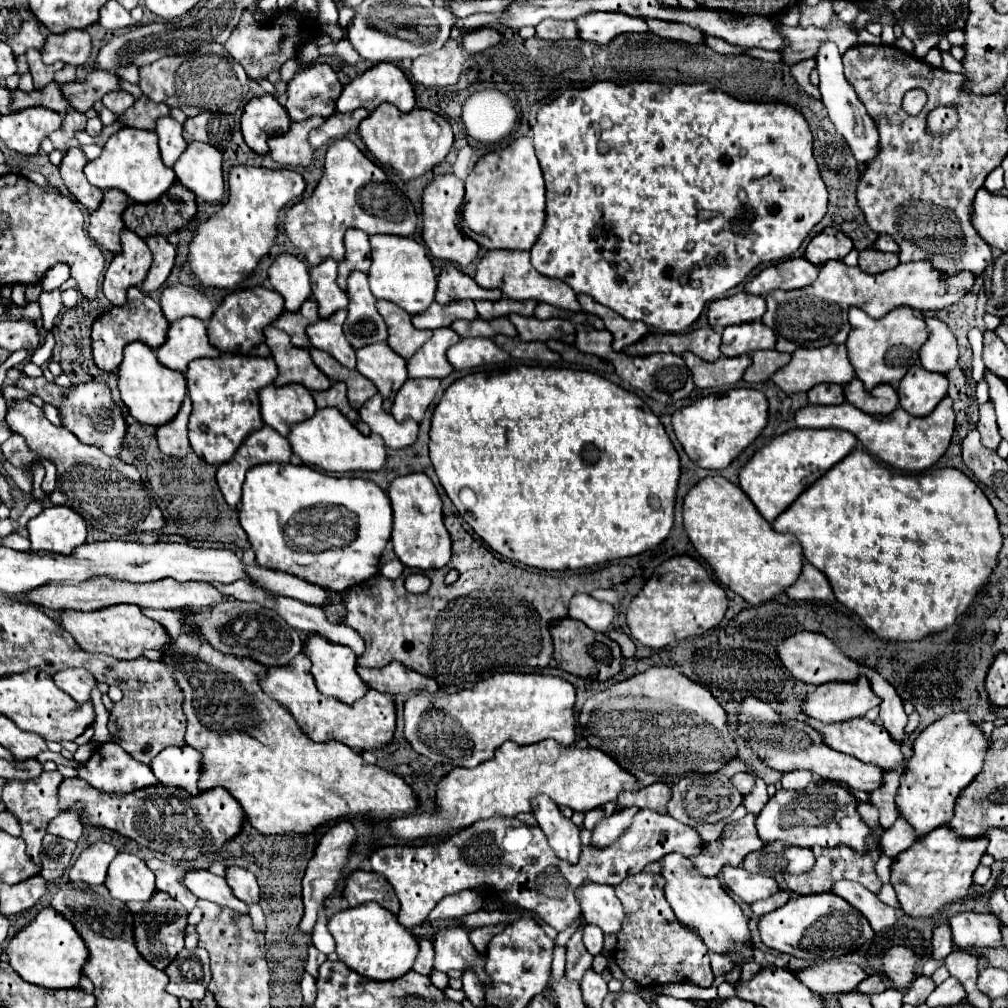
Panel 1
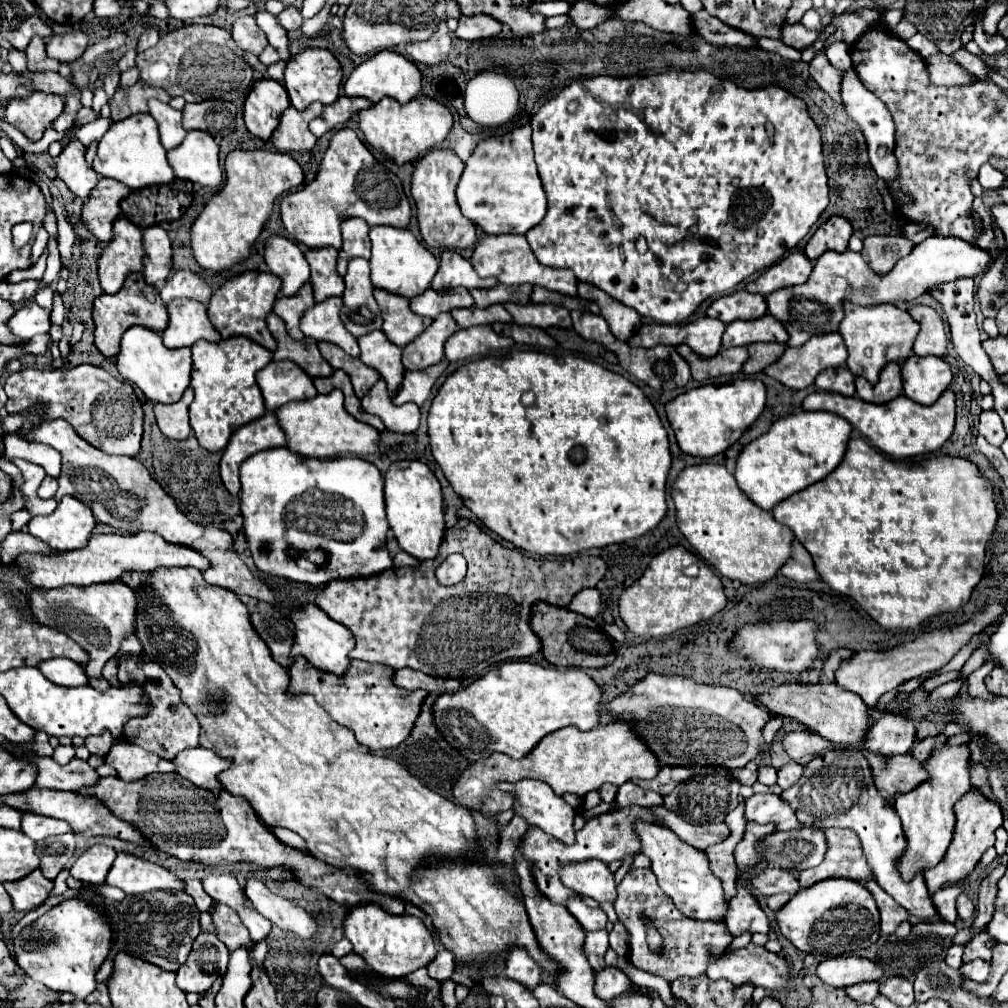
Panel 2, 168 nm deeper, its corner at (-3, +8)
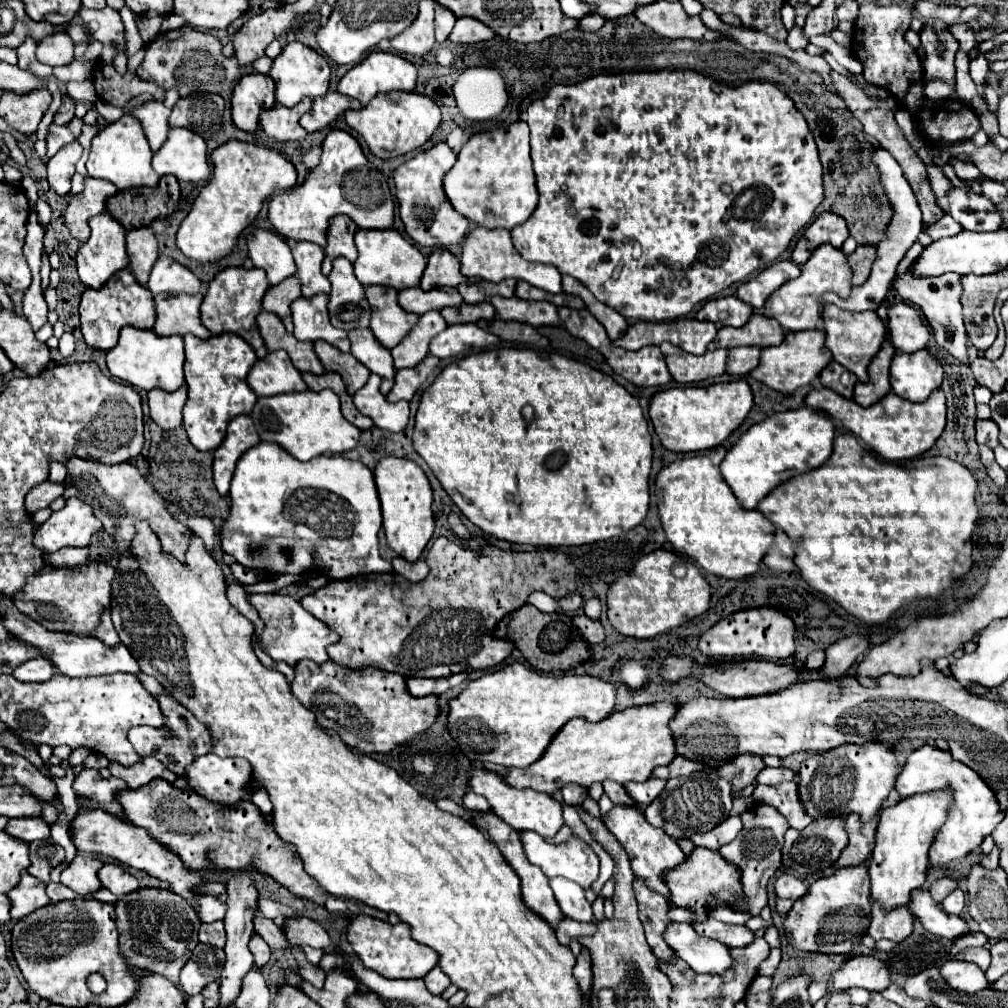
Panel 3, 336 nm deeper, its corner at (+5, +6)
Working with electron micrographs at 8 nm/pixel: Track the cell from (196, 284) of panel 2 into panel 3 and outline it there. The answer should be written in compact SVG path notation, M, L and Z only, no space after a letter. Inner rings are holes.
M159 255L153 269L151 269L147 289L155 295L157 293L195 295L201 291L201 281L187 267L177 263L175 259L171 259L167 255Z

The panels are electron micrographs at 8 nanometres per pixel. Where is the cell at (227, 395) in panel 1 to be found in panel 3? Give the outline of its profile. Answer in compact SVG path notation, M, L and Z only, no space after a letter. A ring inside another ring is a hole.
M221 333L209 339L195 335L185 337L185 381L189 399L183 409L183 421L189 441L199 451L215 451L227 433L229 421L237 415L251 413L257 395L251 391L245 377L255 361L253 347L235 333Z

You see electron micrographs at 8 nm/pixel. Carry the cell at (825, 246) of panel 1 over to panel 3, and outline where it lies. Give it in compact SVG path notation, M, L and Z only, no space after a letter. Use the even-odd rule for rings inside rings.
M821 213L809 225L809 229L803 233L803 237L797 241L797 247L793 251L793 261L797 263L799 253L807 255L823 243L829 243L829 245L839 249L847 237L849 237L849 231L847 231L843 217L839 217L835 213Z

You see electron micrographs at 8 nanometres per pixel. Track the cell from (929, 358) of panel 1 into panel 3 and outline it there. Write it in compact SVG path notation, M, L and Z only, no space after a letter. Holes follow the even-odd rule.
M897 303L887 311L889 339L895 349L903 353L913 353L925 349L929 341L929 331L923 325L917 309L907 303Z

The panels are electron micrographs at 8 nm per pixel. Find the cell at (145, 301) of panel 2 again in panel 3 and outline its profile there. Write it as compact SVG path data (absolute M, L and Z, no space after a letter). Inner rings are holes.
M129 269L115 273L107 285L101 289L87 289L81 297L81 333L89 347L109 351L117 343L117 335L123 327L131 325L137 329L153 329L155 323L155 303L151 291L139 285Z

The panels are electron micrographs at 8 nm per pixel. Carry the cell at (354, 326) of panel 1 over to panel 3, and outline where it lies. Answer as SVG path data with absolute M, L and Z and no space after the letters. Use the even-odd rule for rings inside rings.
M345 257L333 261L333 269L329 273L331 293L329 293L329 315L331 325L343 331L351 331L357 327L369 327L369 303L363 293L363 285L353 275L353 263Z

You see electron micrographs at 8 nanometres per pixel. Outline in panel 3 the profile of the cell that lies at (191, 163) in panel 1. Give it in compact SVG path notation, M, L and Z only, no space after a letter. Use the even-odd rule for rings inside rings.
M183 127L169 129L167 141L153 155L153 169L157 175L175 175L185 183L207 181L211 169L203 137Z

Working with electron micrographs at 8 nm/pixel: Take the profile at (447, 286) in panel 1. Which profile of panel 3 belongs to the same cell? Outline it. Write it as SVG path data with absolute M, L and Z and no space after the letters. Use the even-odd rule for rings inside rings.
M435 249L429 255L427 269L421 277L421 289L429 291L433 287L457 287L459 283L471 283L469 277L463 277L459 271L459 259L447 249Z

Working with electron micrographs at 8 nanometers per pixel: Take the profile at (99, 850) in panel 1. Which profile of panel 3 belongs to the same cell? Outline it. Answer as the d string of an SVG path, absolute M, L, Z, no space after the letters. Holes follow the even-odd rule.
M77 853L71 865L61 873L61 883L67 885L77 895L89 897L91 893L101 889L101 881L97 871L101 869L101 861L89 853Z

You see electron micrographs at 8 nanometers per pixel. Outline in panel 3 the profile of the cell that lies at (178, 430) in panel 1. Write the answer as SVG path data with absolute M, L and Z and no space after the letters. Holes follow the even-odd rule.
M183 385L179 391L165 393L163 389L149 391L149 409L151 419L161 429L177 429L183 425L183 405L187 401L187 387Z

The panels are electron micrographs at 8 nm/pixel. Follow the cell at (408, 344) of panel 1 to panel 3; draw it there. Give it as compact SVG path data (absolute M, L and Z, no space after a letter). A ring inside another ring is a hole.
M367 285L365 297L371 305L371 331L379 343L393 349L417 323L419 315L407 313L397 303L397 289Z

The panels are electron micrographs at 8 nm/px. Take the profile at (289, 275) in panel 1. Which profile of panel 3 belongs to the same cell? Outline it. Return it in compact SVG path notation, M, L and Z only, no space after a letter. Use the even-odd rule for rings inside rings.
M257 229L247 239L247 249L253 265L265 269L269 285L279 285L283 279L293 277L297 271L289 245L273 231Z

